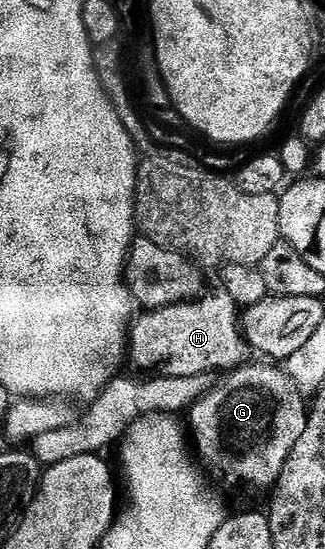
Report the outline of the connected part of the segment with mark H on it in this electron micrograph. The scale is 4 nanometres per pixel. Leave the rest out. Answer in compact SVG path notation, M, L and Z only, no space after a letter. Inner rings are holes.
M223 291L210 292L183 304L169 305L167 308L150 310L134 322L129 333L130 358L143 369L160 376L191 377L203 373L215 373L219 369L236 370L250 360L251 346L243 332L243 321L239 316L239 306L231 295Z

